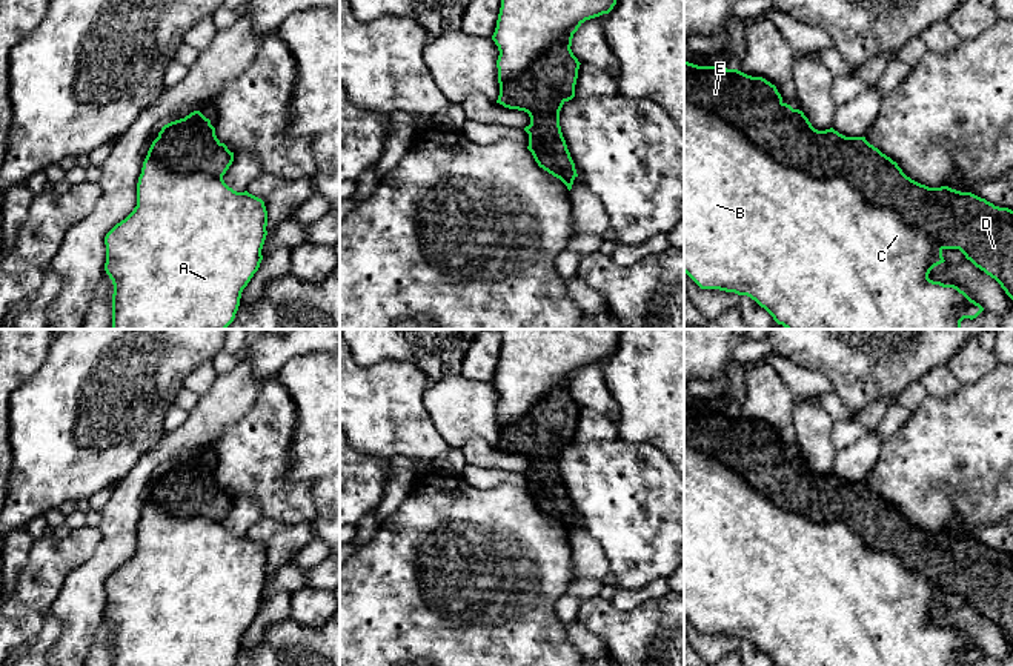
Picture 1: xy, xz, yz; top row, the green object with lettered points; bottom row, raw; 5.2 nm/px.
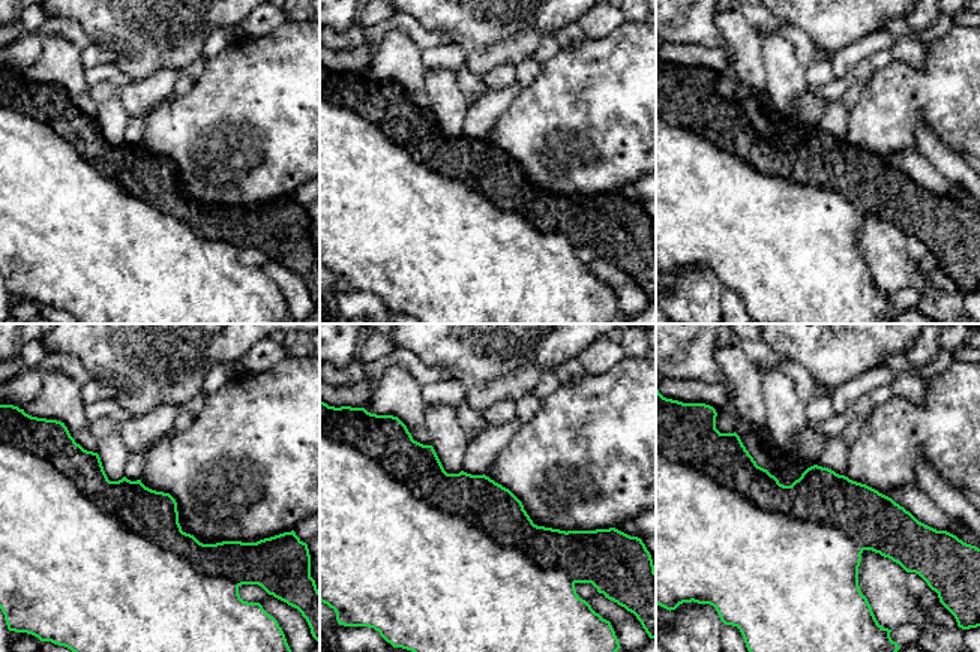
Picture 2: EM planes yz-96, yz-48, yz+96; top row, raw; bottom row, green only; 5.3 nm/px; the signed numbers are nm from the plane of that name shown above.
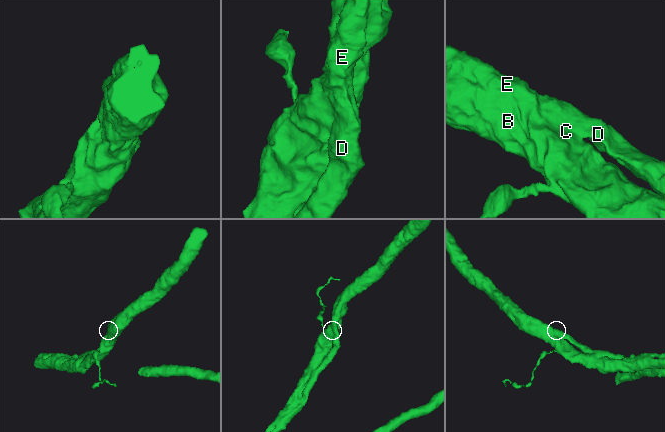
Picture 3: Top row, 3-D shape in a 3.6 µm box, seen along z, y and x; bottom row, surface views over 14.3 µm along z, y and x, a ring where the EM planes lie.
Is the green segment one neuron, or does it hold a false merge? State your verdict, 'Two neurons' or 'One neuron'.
One neuron

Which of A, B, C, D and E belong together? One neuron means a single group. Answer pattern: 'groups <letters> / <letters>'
groups A B C D E

